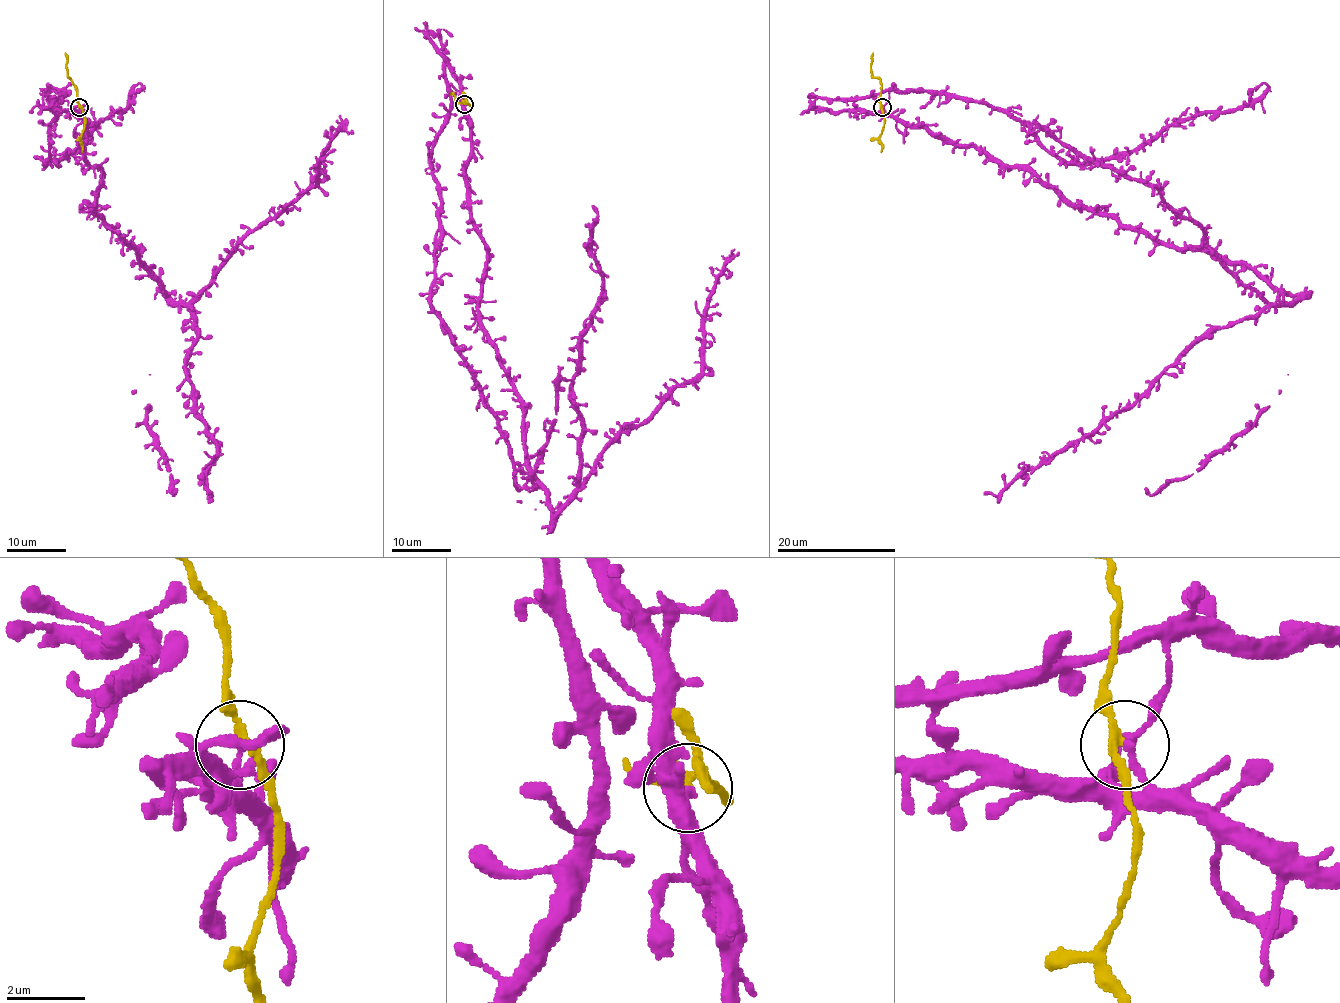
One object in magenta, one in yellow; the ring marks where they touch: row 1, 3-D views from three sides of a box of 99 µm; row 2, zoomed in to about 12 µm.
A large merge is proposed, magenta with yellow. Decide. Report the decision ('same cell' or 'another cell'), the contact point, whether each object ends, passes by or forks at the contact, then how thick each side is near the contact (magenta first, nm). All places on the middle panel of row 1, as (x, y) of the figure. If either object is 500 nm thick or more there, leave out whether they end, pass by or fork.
another cell; at (464, 104); magenta ends there; yellow passes by; 180 nm thick on the magenta side, 160 nm on the other

